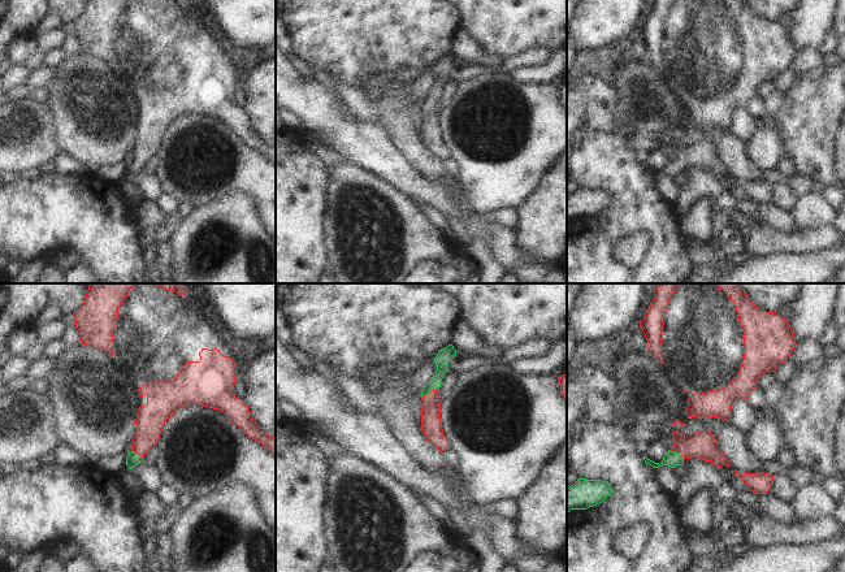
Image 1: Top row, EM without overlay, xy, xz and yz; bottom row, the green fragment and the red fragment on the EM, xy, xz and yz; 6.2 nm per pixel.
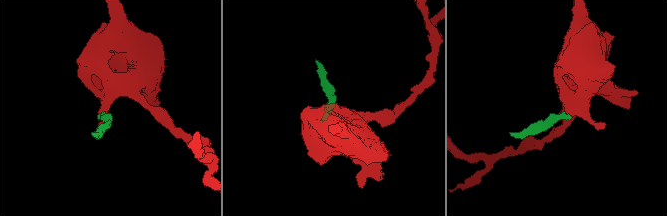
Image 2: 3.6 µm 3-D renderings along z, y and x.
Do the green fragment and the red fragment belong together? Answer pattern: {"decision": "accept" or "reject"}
{"decision": "accept"}

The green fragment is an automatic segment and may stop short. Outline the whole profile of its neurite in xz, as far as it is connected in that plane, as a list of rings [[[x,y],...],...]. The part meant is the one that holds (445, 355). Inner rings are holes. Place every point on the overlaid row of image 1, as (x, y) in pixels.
[[[452,344],[438,351],[434,358],[437,370],[432,380],[422,387],[420,408],[421,408],[421,430],[428,442],[430,442],[441,452],[450,450],[441,422],[441,402],[438,389],[443,376],[450,372],[447,365],[455,358],[456,350]]]

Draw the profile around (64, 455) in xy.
[[[58,443],[53,448],[53,455],[57,465],[62,467],[75,467],[75,465],[88,465],[91,462],[82,454],[73,450],[70,446],[65,443]]]

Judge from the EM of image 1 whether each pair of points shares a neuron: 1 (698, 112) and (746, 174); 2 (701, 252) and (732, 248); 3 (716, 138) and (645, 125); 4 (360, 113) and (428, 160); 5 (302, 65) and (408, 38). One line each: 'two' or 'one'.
1: two
2: one
3: one
4: two
5: two

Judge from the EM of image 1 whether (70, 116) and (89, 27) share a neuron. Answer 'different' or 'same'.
different

